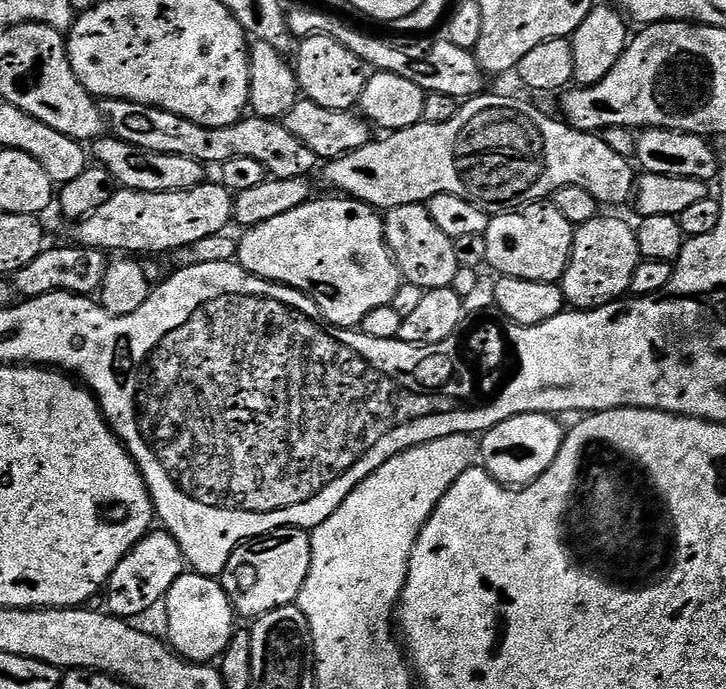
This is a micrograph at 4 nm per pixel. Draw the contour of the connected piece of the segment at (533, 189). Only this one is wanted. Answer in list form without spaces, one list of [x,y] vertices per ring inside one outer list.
[[[481,94],[463,101],[458,114],[454,114],[454,118],[450,118],[450,122],[442,122],[441,124],[421,122],[409,128],[403,128],[397,132],[385,135],[383,137],[385,140],[380,140],[380,138],[373,139],[371,144],[362,146],[353,152],[348,152],[336,160],[327,161],[323,165],[325,182],[336,191],[333,193],[361,200],[363,204],[368,204],[371,208],[377,210],[387,210],[389,208],[397,208],[398,206],[406,206],[407,204],[424,204],[430,198],[434,198],[434,194],[458,194],[462,198],[469,200],[472,204],[479,204],[481,206],[489,206],[488,204],[504,204],[500,206],[536,206],[541,202],[547,201],[558,190],[562,190],[562,186],[582,186],[582,190],[590,190],[590,194],[594,194],[594,198],[601,206],[624,204],[627,200],[629,203],[633,199],[638,179],[637,173],[632,173],[632,168],[628,165],[627,158],[622,153],[615,152],[603,140],[603,135],[594,132],[583,132],[581,128],[574,128],[571,124],[560,118],[551,120],[542,109],[535,108],[528,100],[519,100],[516,96],[488,95]]]

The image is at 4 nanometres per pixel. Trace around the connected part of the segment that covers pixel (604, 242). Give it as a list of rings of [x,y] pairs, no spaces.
[[[601,214],[579,225],[572,233],[572,253],[564,271],[564,299],[573,309],[591,310],[629,295],[634,270],[642,257],[638,250],[635,227],[616,216]]]

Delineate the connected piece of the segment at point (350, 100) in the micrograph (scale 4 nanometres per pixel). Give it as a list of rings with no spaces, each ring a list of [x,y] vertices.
[[[307,36],[299,41],[294,53],[294,67],[301,93],[318,106],[326,106],[326,110],[335,112],[347,112],[359,105],[360,95],[370,75],[354,50],[348,50],[342,42],[329,36]]]

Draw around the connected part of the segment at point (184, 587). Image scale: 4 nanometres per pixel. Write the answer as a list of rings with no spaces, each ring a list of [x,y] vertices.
[[[185,571],[178,578],[172,589],[168,591],[166,609],[168,608],[168,636],[167,643],[171,644],[177,652],[193,664],[206,664],[216,662],[227,652],[232,637],[237,631],[238,613],[232,606],[232,599],[224,592],[224,585],[219,579],[211,576],[199,576],[197,572]]]

